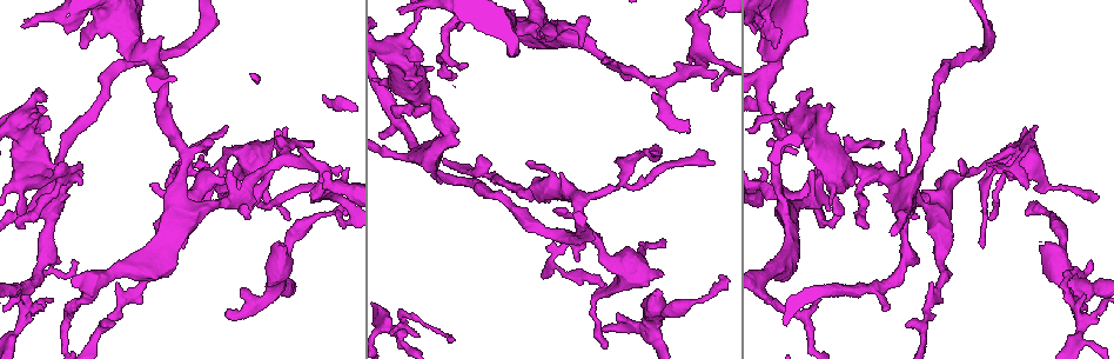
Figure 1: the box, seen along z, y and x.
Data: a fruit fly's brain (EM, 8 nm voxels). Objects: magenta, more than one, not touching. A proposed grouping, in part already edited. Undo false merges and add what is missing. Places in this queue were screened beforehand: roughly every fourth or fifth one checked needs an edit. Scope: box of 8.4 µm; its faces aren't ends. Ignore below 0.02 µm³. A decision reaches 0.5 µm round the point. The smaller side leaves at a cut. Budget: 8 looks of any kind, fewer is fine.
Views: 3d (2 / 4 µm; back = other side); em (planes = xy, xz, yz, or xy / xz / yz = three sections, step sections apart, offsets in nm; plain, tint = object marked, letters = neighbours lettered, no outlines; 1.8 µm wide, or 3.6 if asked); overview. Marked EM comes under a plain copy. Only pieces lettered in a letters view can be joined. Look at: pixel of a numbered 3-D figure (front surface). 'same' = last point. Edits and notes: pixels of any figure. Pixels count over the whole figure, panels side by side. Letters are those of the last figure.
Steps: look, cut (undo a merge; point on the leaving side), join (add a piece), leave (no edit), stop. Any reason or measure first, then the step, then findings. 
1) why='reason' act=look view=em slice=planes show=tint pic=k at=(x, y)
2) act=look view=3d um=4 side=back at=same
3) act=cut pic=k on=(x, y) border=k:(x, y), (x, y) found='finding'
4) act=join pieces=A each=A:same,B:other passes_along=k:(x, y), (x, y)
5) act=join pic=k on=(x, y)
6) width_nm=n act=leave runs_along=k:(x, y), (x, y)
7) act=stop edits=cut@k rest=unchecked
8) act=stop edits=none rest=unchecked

why='abrupt turn' act=look view=em slice=yz step=16 show=tint pic=1 at=(701, 58)

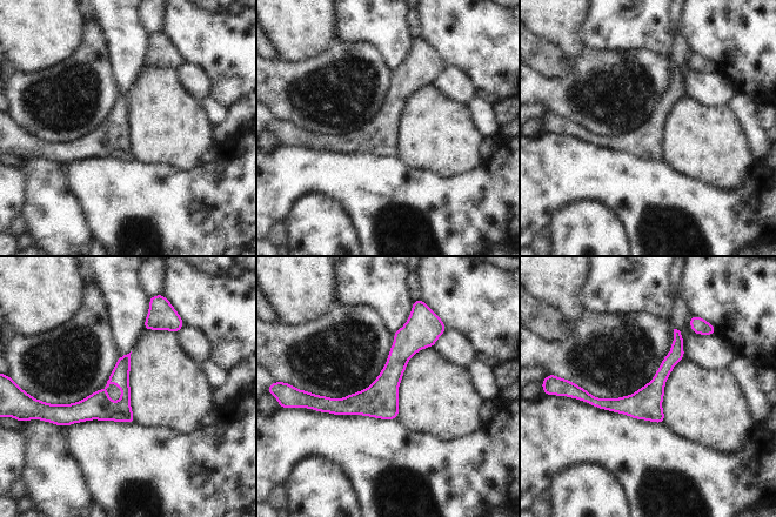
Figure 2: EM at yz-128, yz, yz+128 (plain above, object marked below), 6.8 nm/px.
act=look view=em slice=planes show=letters at=same

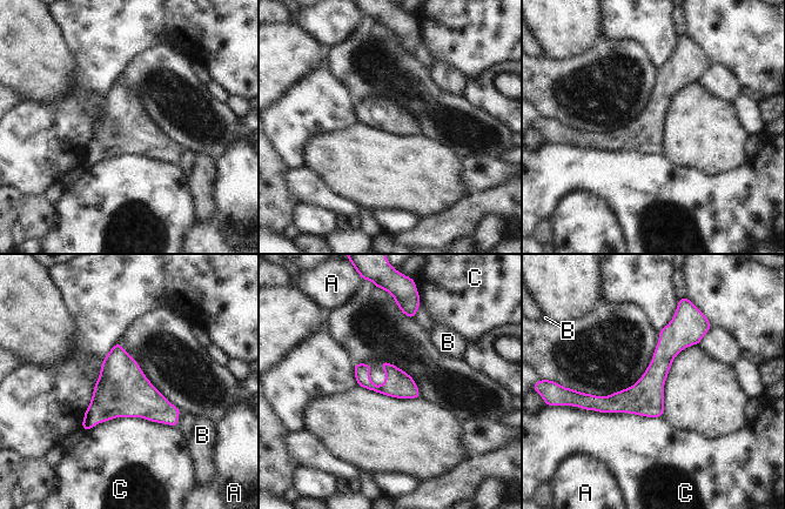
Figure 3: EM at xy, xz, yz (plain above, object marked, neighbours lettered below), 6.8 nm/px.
act=leave each=A:other,B:other,C:other found='one cell here'

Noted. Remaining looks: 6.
act=look view=em slice=xy step=4 show=tint pic=1 at=(763, 81)

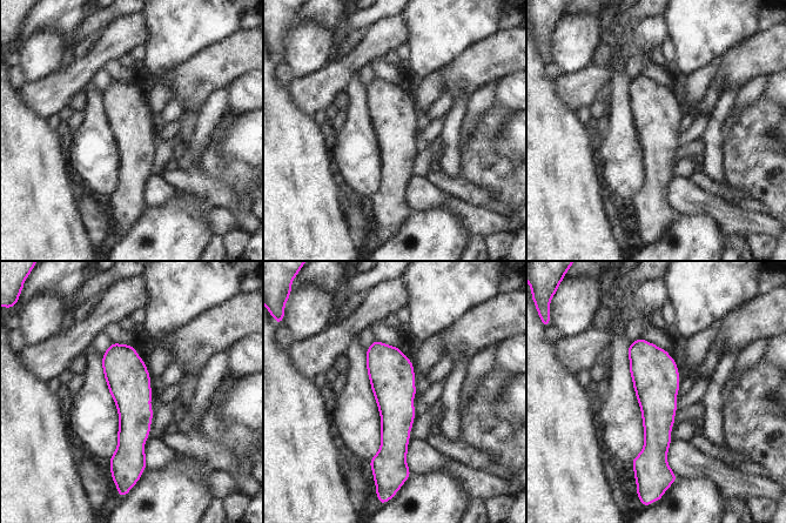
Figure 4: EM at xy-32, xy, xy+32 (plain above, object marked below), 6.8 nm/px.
why='cut it another way' act=look view=em slice=yz step=16 show=letters at=same

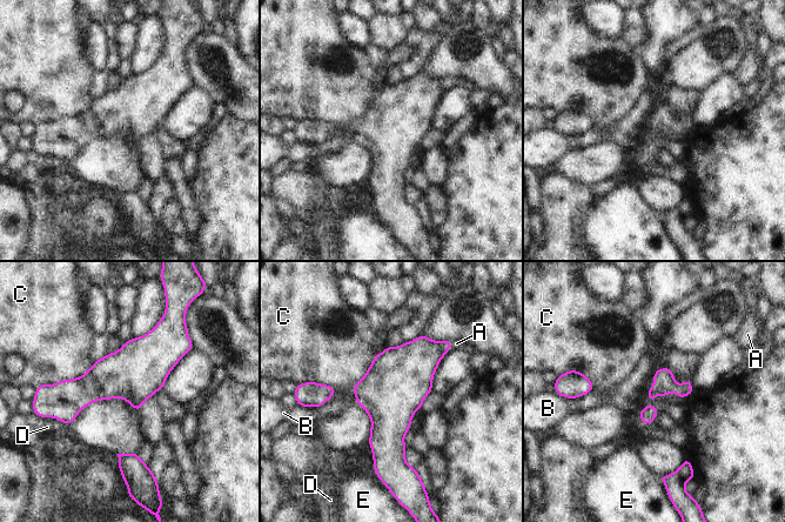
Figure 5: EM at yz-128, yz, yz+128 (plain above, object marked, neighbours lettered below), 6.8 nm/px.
width_nm=140 act=join pieces=A each=A:same,B:other,C:other,D:other,E:other passes_along=5:(417, 360), (450, 345), (456, 343) found='the cell continues'

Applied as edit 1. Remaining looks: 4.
why='sharp bend' act=look view=em um=3.6 slice=xz step=8 show=letters pic=1 at=(433, 103)

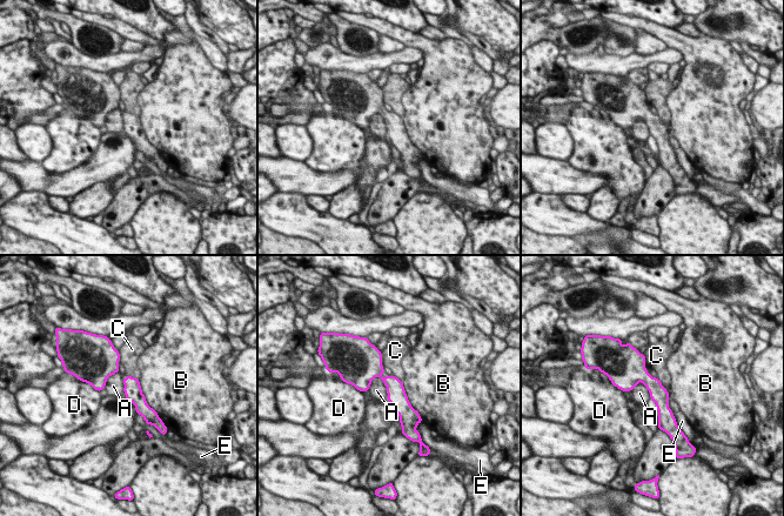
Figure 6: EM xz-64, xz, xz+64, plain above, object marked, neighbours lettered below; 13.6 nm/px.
act=leave each=A:other,B:other,C:other,D:other,E:other border=6:(384, 383), (375, 377), (367, 390) found='one cell here'

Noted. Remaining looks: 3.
act=stop edits=join@5 rest=unchecked

